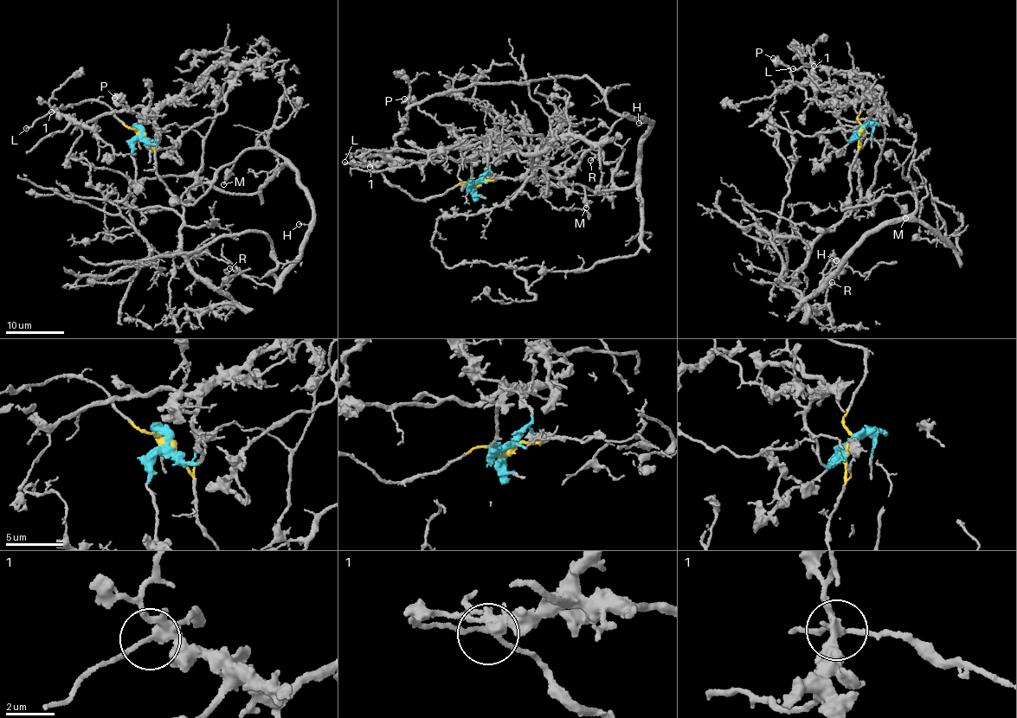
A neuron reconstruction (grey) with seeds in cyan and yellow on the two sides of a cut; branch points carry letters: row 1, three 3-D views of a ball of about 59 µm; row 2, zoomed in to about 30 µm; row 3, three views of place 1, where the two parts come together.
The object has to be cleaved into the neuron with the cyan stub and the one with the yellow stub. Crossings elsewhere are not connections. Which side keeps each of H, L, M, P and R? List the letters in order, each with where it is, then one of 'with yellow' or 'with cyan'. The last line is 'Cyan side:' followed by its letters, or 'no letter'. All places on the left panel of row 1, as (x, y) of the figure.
H: (299, 224) | with yellow
L: (26, 128) | with yellow
M: (223, 184) | with yellow
P: (114, 98) | with cyan
R: (229, 268) | with yellow
Cyan side: P

